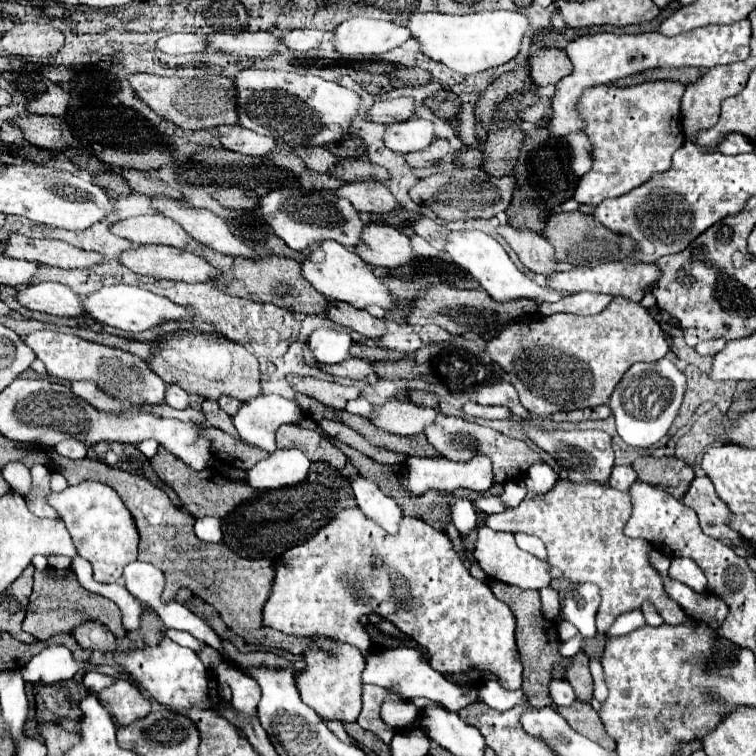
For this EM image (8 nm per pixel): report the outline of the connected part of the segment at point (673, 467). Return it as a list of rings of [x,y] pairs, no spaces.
[[[637,457],[633,461],[633,469],[643,483],[661,487],[675,499],[683,499],[695,477],[695,471],[677,457]]]

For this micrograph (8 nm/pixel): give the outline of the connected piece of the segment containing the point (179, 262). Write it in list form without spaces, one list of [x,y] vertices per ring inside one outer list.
[[[141,245],[125,251],[119,261],[135,273],[155,279],[199,283],[219,277],[219,271],[213,269],[213,265],[209,265],[203,257],[165,245]]]

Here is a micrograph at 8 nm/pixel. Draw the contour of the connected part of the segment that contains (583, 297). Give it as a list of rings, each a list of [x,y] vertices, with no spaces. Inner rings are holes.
[[[573,293],[563,297],[557,303],[541,303],[541,315],[555,313],[575,313],[575,315],[595,315],[603,311],[613,301],[613,295],[597,295],[597,293]]]

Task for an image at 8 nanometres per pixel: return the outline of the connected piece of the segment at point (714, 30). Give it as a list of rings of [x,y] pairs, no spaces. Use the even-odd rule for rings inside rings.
[[[737,21],[731,25],[709,25],[699,27],[675,37],[665,37],[659,31],[639,33],[639,35],[617,35],[617,33],[595,33],[583,35],[565,47],[567,57],[573,63],[573,73],[563,77],[557,83],[557,93],[553,97],[553,117],[549,123],[549,131],[555,137],[563,137],[565,133],[579,133],[585,127],[585,119],[577,113],[577,101],[581,91],[597,85],[609,85],[613,81],[637,75],[645,69],[655,67],[701,67],[711,69],[715,65],[729,65],[743,61],[749,55],[749,39],[751,39],[751,23]]]

